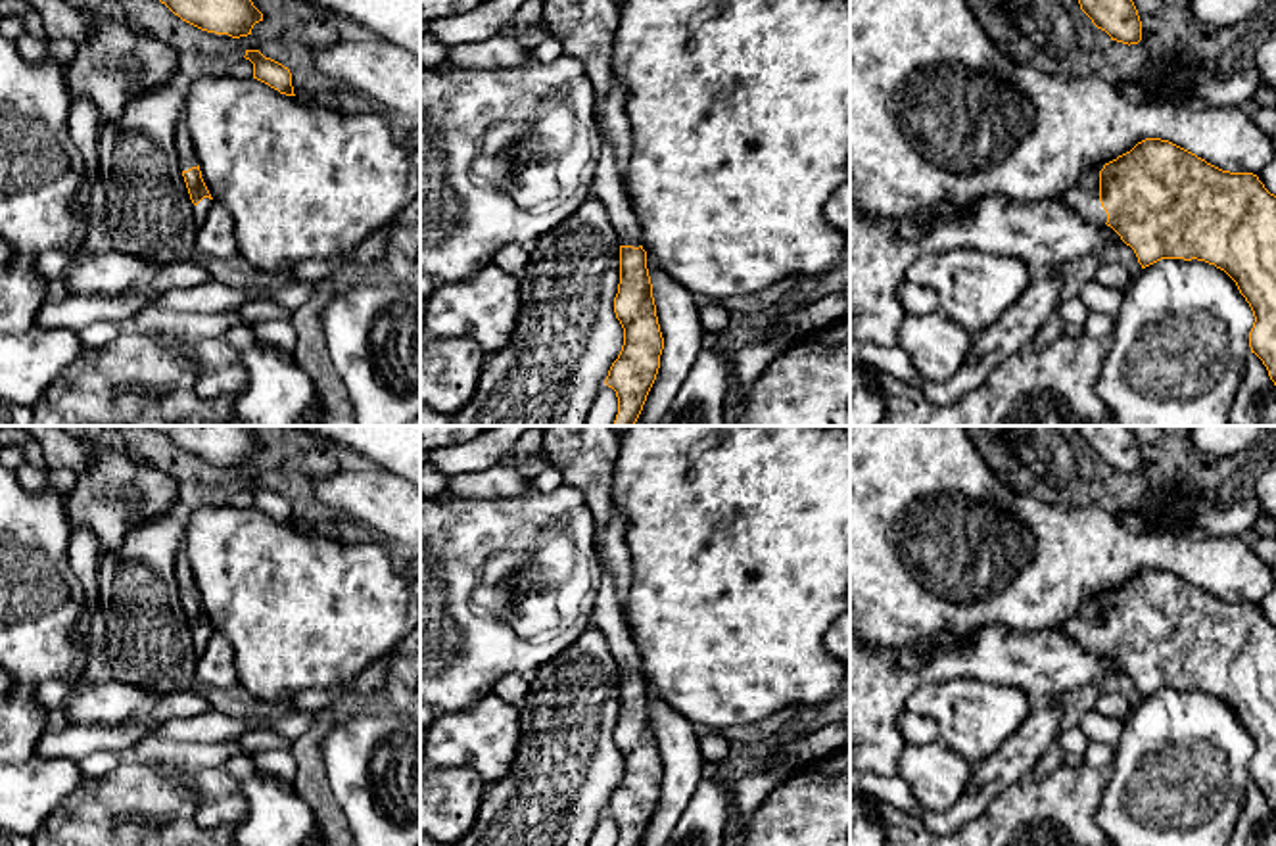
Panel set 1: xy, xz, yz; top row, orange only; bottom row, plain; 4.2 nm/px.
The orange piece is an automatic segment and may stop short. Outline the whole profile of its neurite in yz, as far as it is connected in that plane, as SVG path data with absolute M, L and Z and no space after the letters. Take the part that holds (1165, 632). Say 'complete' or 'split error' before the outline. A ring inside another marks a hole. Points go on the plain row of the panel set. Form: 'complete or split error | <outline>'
split error | M1146 568L1105 593L1099 602L1086 602L1082 612L1063 622L1057 631L1071 637L1080 648L1111 656L1134 679L1142 698L1161 689L1197 689L1224 700L1253 740L1249 777L1276 815L1276 625L1257 604L1222 600L1169 570Z

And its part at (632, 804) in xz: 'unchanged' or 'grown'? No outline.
grown

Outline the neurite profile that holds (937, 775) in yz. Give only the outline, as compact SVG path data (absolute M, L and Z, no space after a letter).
M931 742L908 746L898 760L896 777L906 781L923 810L948 810L967 788L975 764L948 746Z

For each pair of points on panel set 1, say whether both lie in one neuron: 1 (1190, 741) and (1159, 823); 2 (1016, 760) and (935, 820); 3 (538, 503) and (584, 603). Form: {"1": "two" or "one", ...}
{"1": "one", "2": "one", "3": "one"}

